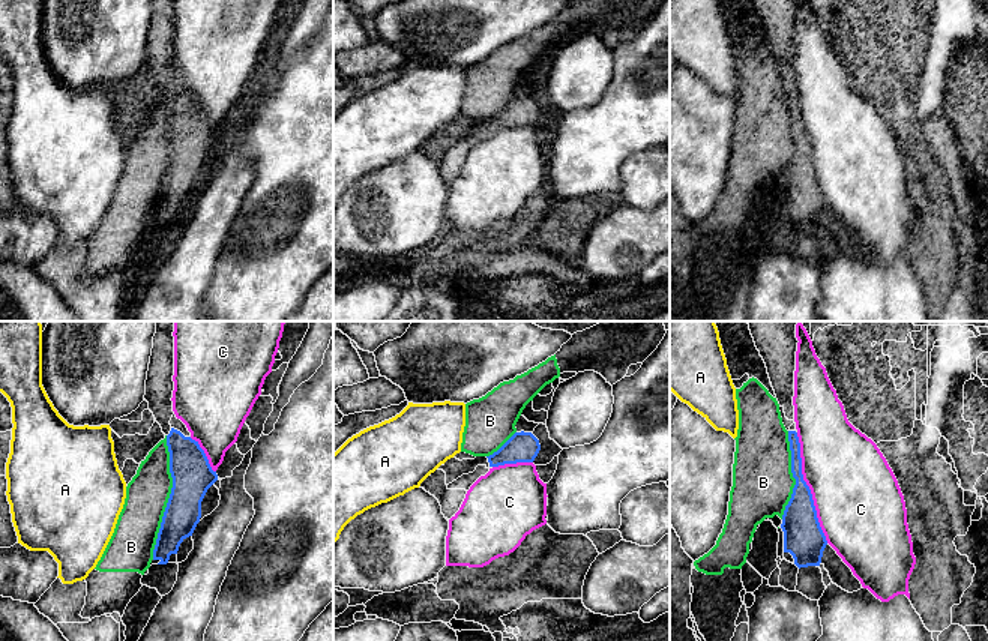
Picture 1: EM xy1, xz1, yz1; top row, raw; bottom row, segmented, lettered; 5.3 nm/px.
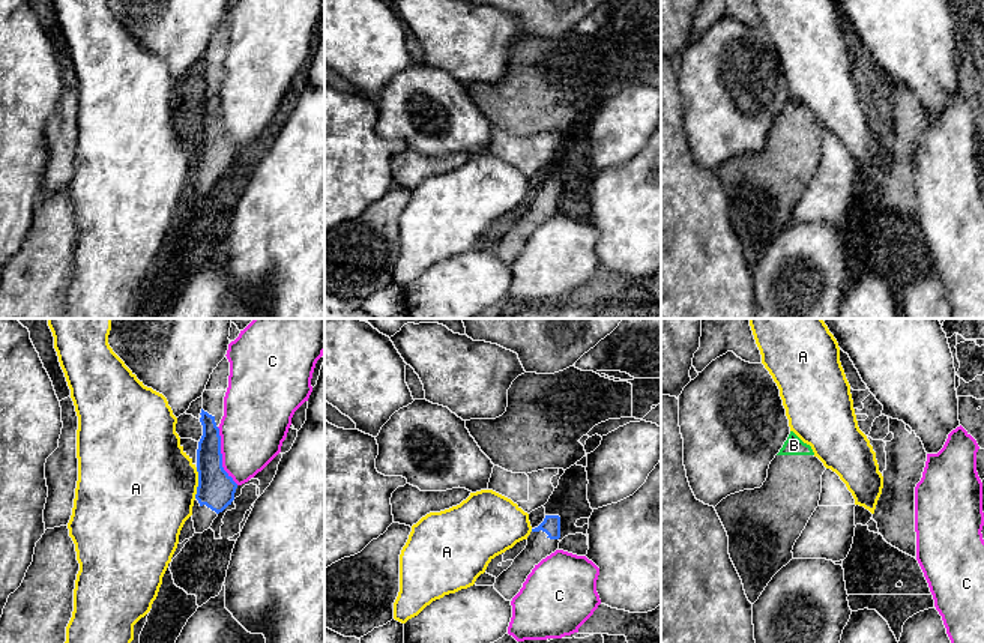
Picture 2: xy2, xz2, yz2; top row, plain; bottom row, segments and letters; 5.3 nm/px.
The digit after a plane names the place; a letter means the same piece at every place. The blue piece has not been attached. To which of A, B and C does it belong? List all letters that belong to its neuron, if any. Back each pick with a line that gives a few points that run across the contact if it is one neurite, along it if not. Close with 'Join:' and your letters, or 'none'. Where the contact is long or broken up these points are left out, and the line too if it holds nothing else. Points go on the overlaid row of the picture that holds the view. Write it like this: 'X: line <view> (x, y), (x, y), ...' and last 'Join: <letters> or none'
Join: none

